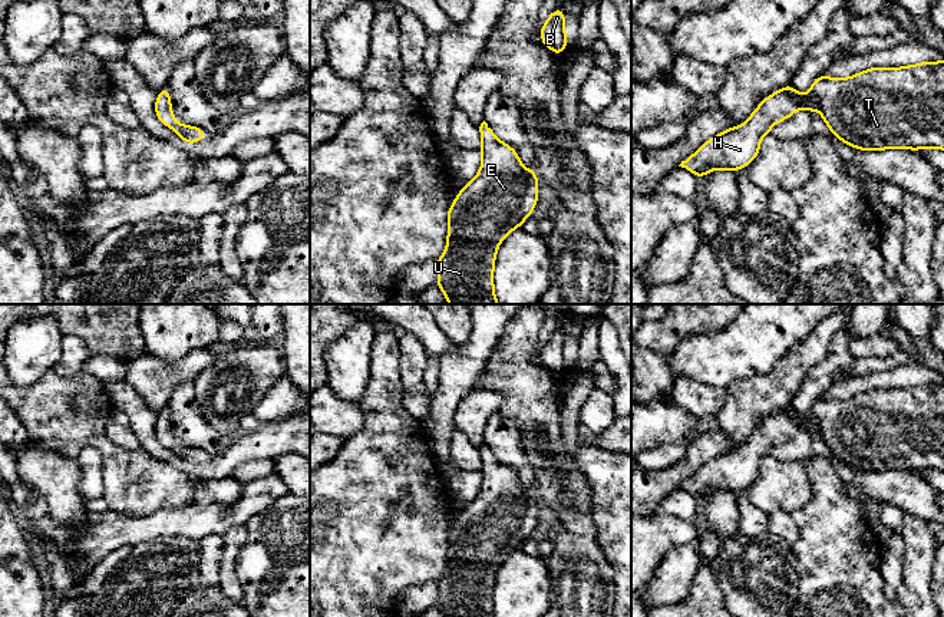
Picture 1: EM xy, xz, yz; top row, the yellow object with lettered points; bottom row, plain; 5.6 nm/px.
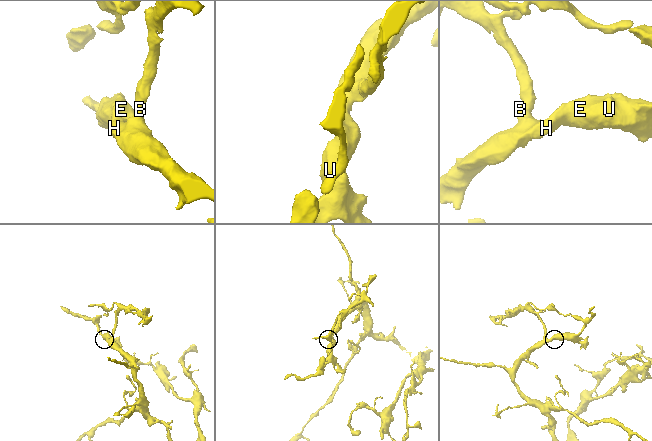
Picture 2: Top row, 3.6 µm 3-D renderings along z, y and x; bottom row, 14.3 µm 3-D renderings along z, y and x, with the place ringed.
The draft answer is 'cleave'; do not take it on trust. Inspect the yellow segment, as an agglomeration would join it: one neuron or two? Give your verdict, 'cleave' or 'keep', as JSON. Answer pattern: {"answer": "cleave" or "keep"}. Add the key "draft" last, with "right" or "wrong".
{"answer": "keep", "draft": "wrong"}

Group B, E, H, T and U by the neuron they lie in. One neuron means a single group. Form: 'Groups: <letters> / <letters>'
Groups: B E H T U

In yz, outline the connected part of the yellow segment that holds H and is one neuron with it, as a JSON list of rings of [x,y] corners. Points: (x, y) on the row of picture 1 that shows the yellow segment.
[[[924,62],[892,69],[872,67],[844,79],[821,75],[813,80],[808,95],[801,95],[792,85],[788,85],[765,98],[743,125],[724,129],[717,136],[709,139],[690,158],[681,161],[679,166],[692,171],[697,178],[703,178],[713,169],[737,171],[746,168],[757,156],[760,141],[770,132],[772,126],[776,122],[788,119],[799,108],[808,113],[812,109],[818,109],[831,132],[844,143],[855,146],[859,151],[881,151],[888,148],[914,151],[938,148],[944,151],[944,62]]]

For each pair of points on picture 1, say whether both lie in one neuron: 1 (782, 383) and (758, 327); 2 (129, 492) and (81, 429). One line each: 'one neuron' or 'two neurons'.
1: two neurons
2: one neuron

